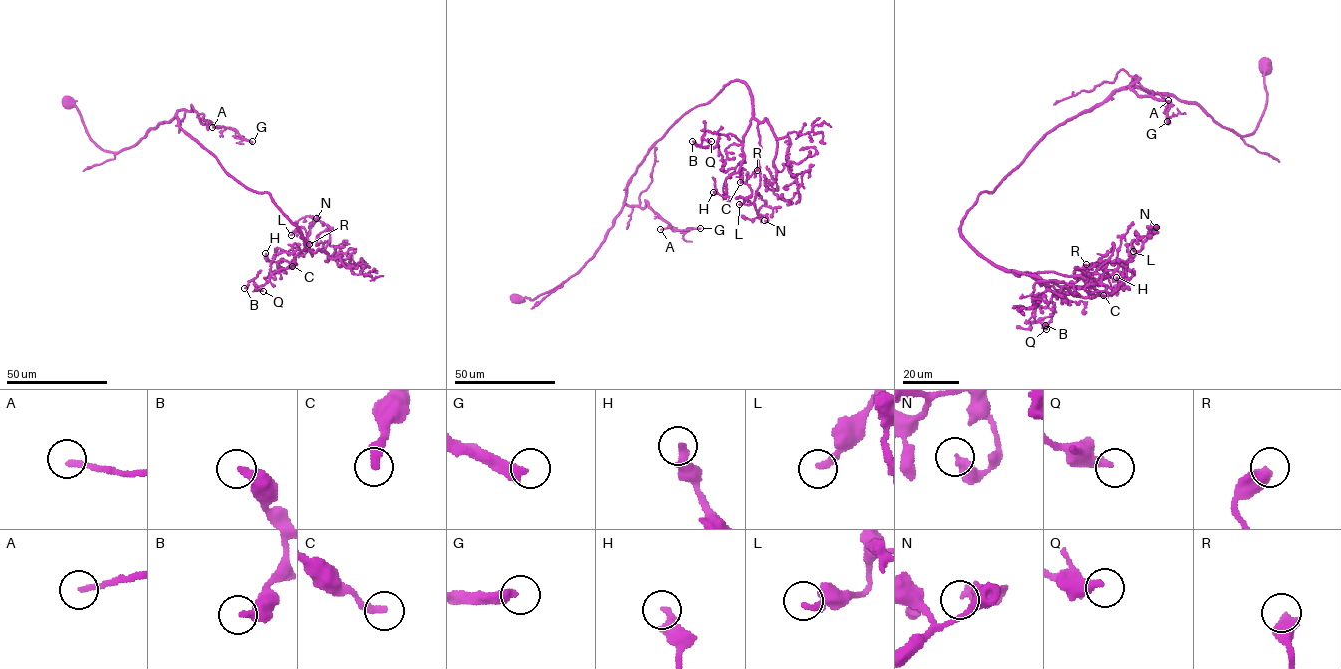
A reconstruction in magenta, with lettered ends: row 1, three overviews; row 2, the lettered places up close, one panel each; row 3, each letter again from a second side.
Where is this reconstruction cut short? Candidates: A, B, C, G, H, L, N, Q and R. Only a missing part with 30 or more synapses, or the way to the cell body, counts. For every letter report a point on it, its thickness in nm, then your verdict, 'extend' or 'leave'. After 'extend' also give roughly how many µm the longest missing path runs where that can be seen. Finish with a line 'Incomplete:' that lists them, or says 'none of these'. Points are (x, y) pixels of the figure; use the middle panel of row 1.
A: place (660, 229); calibre 200 nm; leave
B: place (692, 141); calibre 400 nm; leave
C: place (740, 182); calibre 340 nm; leave
G: place (700, 228); calibre 420 nm; extend; missing 120 µm
H: place (713, 192); calibre 320 nm; leave
L: place (739, 204); calibre 240 nm; leave
N: place (764, 220); calibre 400 nm; leave
Q: place (711, 141); calibre 340 nm; leave
R: place (757, 170); calibre 550 nm; leave
Incomplete: G

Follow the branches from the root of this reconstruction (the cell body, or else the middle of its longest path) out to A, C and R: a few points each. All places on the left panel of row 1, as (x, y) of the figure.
A: (67, 103), (88, 136), (111, 152), (134, 146), (180, 110), (221, 127), (212, 127)
C: (67, 103), (111, 152), (176, 117), (298, 227), (304, 249), (292, 266)
R: (67, 103), (88, 136), (111, 152), (134, 146), (176, 117), (237, 181), (267, 192), (311, 252), (309, 244)

